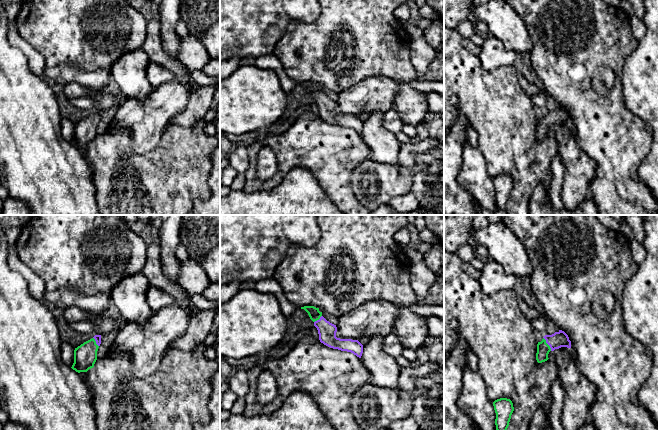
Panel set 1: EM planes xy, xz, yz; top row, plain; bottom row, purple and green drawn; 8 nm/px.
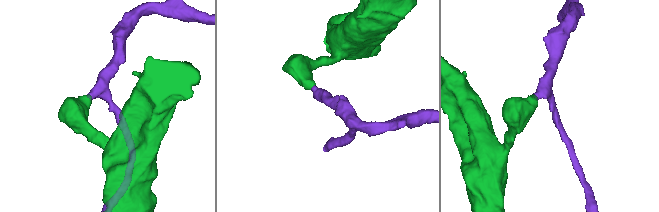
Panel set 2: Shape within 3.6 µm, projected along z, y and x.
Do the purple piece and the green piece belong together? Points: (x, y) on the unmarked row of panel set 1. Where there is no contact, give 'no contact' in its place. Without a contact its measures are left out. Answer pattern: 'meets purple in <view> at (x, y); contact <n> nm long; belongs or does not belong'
meets purple in yz at (547, 119); contact 130 nm long; belongs

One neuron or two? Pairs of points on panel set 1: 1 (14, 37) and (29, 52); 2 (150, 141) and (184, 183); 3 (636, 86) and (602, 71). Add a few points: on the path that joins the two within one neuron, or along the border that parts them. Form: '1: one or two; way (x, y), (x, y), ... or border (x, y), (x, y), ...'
1: one; way (18, 41), (25, 48)
2: two; border (166, 126), (153, 150), (133, 152)
3: two; border (627, 56), (624, 62), (622, 77), (624, 102)

